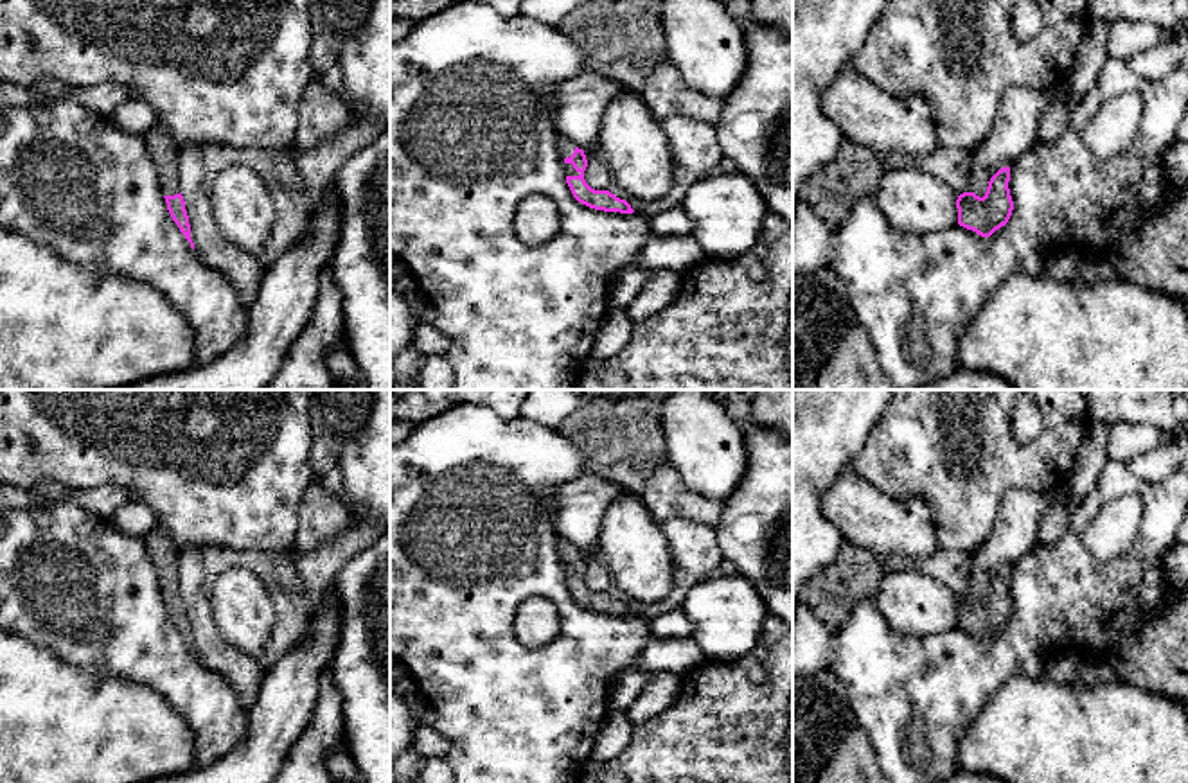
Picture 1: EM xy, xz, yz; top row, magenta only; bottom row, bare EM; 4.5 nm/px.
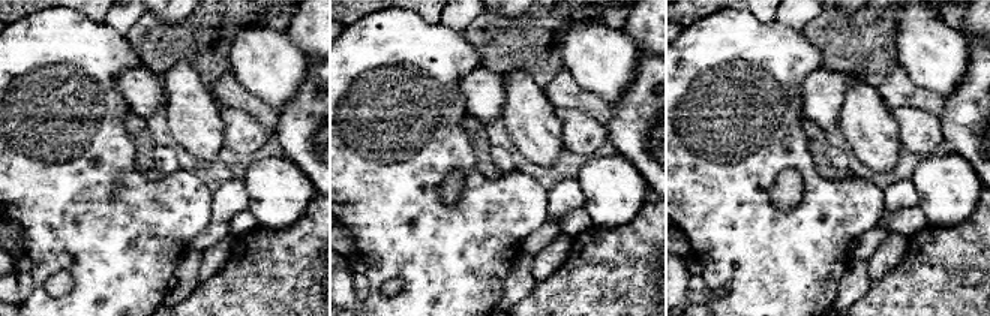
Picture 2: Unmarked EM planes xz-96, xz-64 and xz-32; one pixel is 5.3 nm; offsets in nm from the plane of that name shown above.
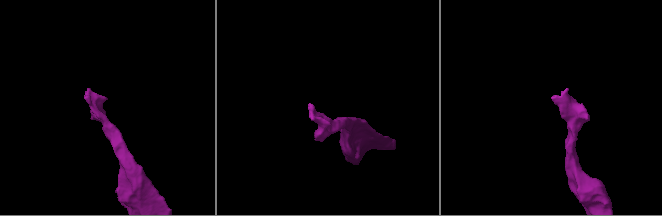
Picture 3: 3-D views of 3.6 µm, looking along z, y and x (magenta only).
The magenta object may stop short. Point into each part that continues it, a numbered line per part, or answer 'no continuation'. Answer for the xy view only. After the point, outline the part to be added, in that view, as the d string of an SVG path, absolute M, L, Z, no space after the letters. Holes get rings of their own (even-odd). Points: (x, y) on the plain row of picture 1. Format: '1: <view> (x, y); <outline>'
1: xy (162, 550); M156 528L147 535L146 546L156 566L162 596L164 598L180 596L182 587L178 580L178 548L171 541L169 533Z

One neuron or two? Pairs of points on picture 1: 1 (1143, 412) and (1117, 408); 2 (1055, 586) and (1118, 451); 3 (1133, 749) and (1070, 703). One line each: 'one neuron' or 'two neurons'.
1: one neuron
2: two neurons
3: one neuron

